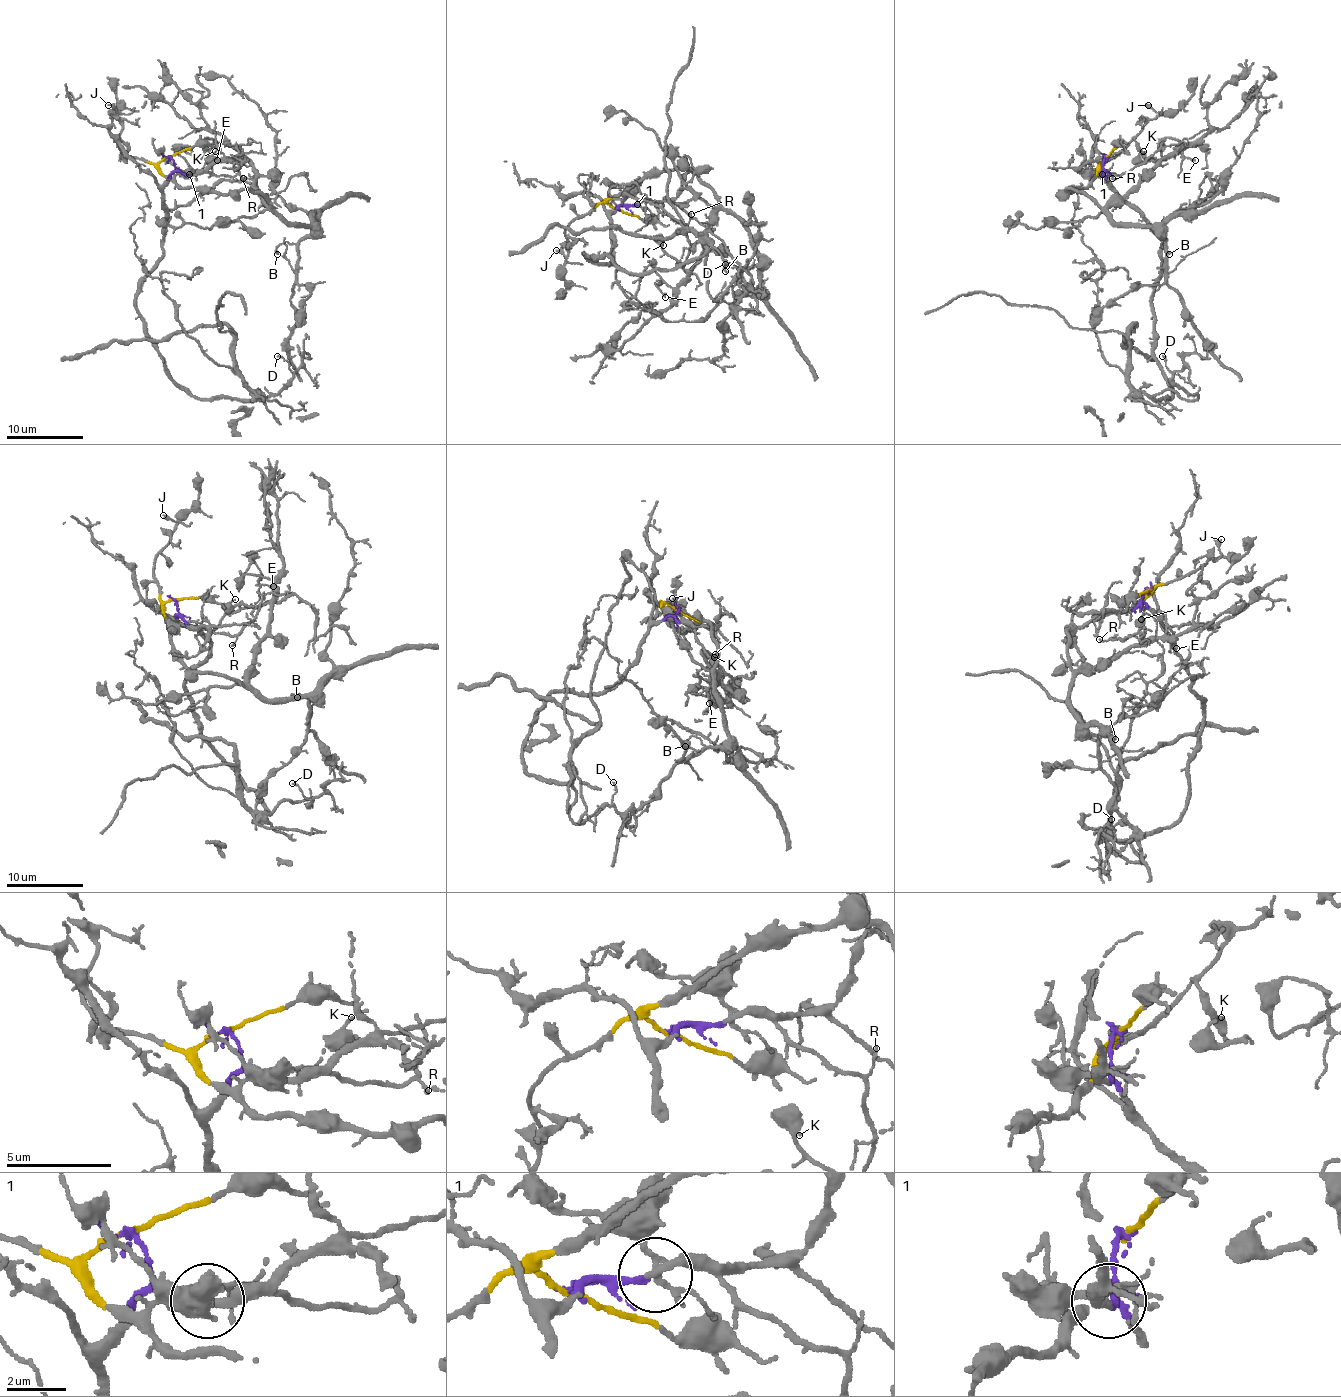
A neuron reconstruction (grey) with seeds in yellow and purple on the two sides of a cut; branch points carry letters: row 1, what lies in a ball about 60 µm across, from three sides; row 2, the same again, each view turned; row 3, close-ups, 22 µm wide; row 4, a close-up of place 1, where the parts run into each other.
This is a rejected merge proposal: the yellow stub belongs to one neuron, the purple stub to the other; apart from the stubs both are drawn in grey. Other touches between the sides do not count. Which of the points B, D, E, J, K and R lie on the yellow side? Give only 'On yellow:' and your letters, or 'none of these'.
On yellow: B, E, J, K

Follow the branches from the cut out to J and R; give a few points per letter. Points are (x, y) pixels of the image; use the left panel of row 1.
J: (168, 157), (151, 162), (128, 157), (117, 143), (117, 136), (122, 128), (121, 118), (107, 105)
R: (168, 157), (186, 174), (239, 174), (243, 178)

